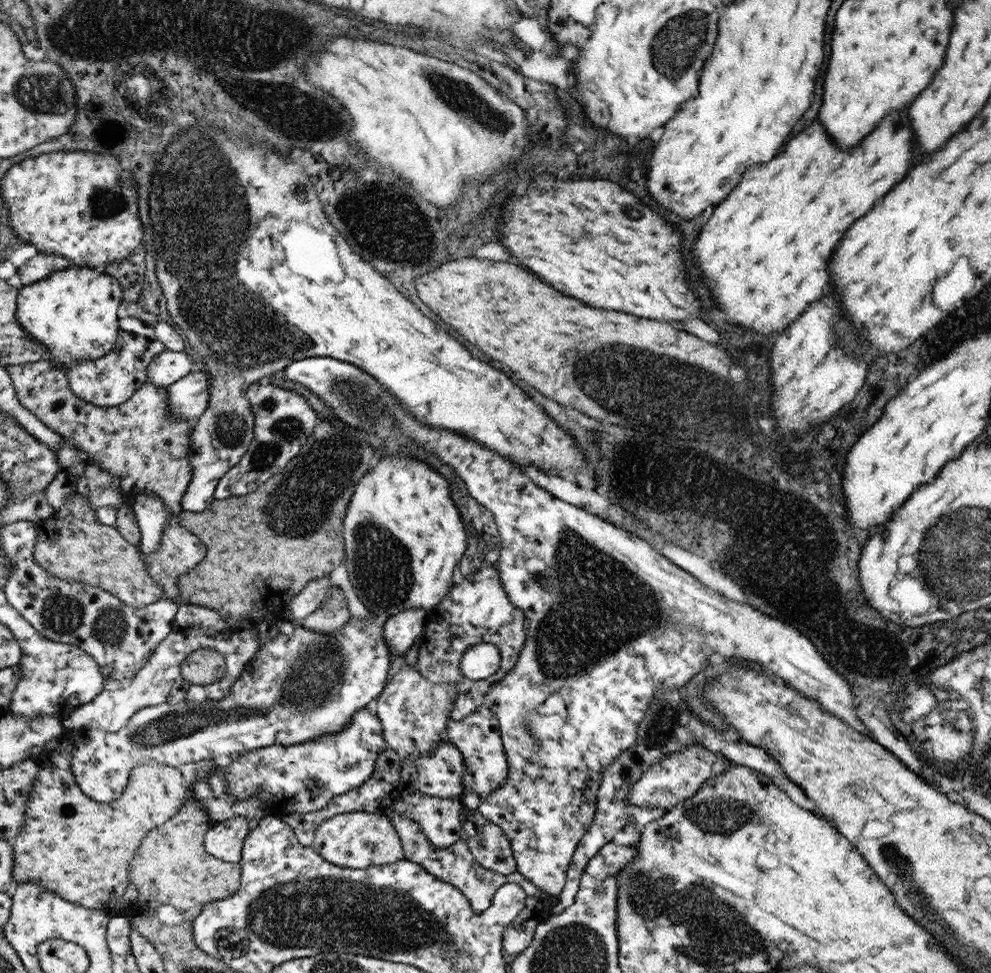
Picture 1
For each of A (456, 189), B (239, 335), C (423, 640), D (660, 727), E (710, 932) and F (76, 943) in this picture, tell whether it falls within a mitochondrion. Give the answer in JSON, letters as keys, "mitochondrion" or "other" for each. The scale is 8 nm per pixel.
{"A":"other","B":"mitochondrion","C":"other","D":"mitochondrion","E":"mitochondrion","F":"other"}

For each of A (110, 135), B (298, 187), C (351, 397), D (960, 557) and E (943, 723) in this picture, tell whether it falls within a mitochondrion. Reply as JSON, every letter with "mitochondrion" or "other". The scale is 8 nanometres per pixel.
{"A":"other","B":"mitochondrion","C":"mitochondrion","D":"mitochondrion","E":"mitochondrion"}

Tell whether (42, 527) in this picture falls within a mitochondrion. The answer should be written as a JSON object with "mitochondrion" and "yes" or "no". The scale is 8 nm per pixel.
{"mitochondrion":"no"}

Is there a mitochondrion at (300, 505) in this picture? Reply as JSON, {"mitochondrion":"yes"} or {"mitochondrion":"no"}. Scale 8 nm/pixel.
{"mitochondrion":"yes"}

